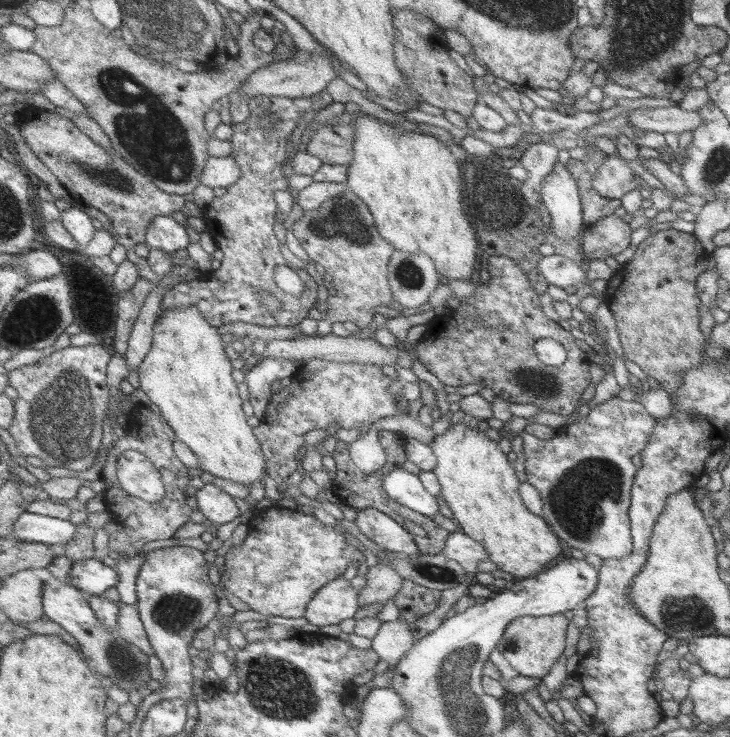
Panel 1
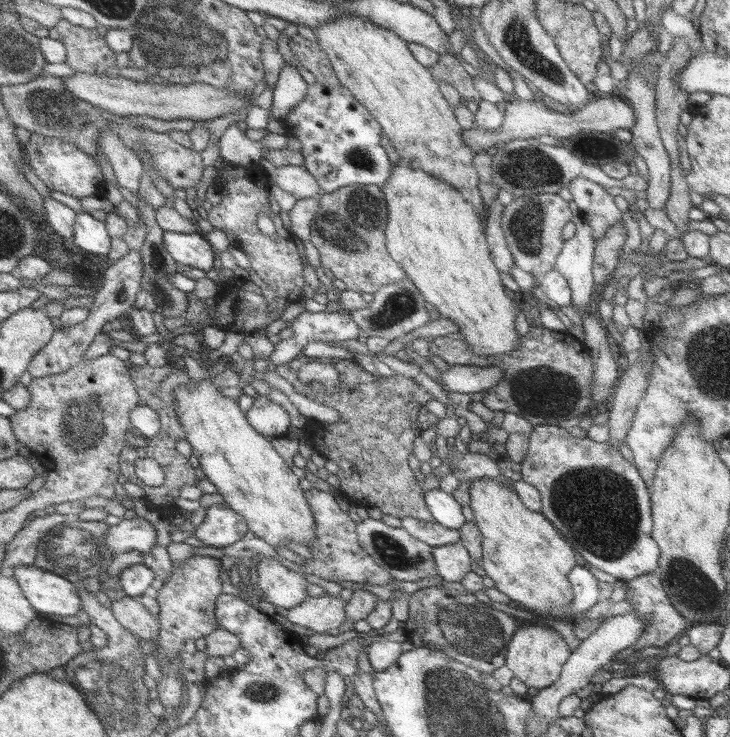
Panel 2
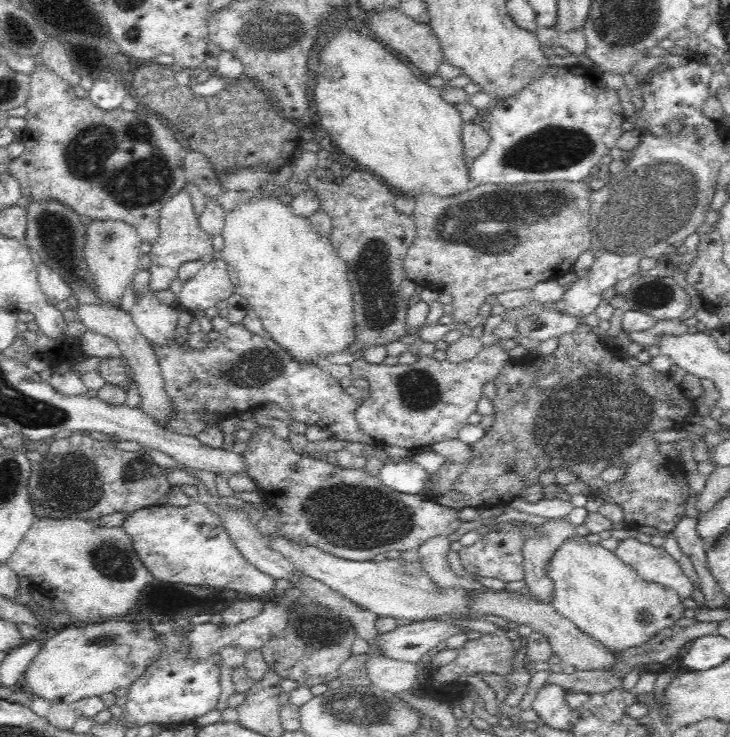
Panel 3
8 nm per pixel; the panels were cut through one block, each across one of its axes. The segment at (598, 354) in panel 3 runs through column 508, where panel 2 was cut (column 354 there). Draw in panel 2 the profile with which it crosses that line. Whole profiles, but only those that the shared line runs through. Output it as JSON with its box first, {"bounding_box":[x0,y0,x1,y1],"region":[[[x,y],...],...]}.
{"bounding_box":[274,355,432,522],"region":[[[301,355],[297,360],[274,369],[307,398],[339,412],[339,420],[321,424],[324,446],[317,446],[317,451],[339,468],[336,476],[340,479],[338,490],[341,494],[357,506],[376,506],[383,514],[399,519],[409,517],[431,522],[419,485],[407,466],[411,442],[419,434],[415,424],[417,410],[432,399],[426,388],[403,375],[376,377],[351,360],[339,360],[333,364],[340,371],[340,389],[335,394],[322,393],[320,382],[303,384],[299,380],[298,372],[306,363],[306,356]]]}

